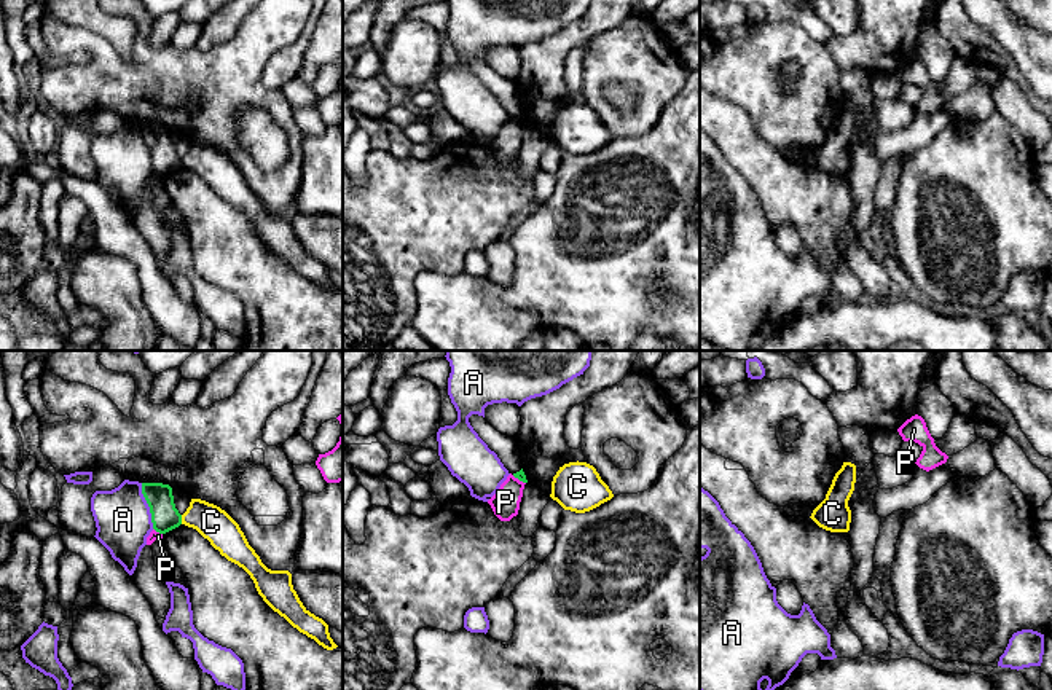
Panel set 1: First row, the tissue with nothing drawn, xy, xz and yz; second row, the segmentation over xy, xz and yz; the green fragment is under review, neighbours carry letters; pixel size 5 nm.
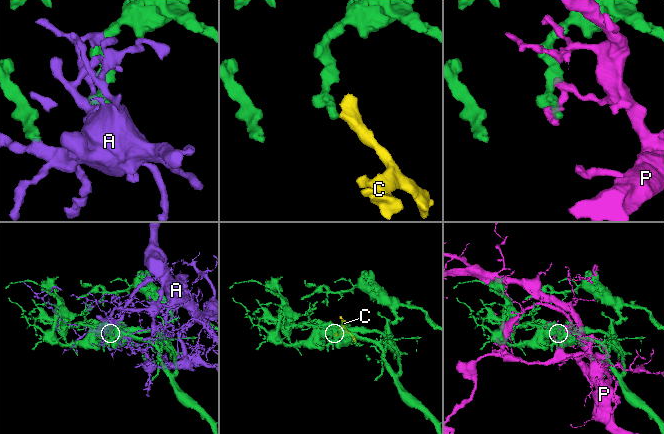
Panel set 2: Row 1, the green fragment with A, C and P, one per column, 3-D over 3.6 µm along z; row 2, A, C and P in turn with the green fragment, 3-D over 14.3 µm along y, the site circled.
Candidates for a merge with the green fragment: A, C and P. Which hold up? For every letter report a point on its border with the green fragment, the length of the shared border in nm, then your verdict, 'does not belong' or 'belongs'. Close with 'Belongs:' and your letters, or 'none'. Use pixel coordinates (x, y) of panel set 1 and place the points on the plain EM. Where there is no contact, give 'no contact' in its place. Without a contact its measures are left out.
A: meets green in xy at (149, 148); contact 240 nm long; does not belong
C: meets green in xy at (180, 163); contact 50 nm long; does not belong
P: meets green in xz at (518, 121); contact 80 nm long; does not belong
Belongs: none

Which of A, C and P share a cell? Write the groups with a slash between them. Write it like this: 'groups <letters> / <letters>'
groups A / C / P

